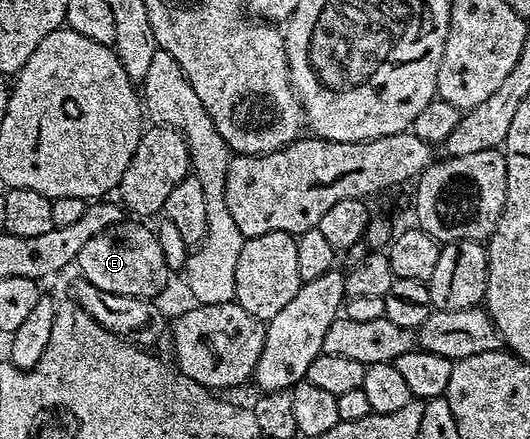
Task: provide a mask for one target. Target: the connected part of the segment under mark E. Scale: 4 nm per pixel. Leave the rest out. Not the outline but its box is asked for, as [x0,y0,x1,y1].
[75,223,171,299]

